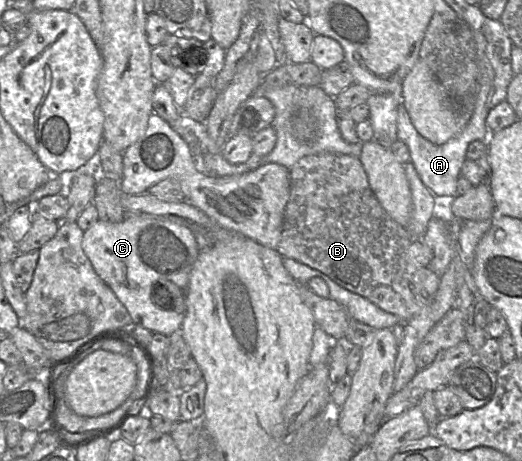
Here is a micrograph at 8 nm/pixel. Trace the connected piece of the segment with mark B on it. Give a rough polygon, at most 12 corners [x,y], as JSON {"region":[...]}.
{"region":[[358,157],[289,170],[277,251],[409,321],[440,277]]}

